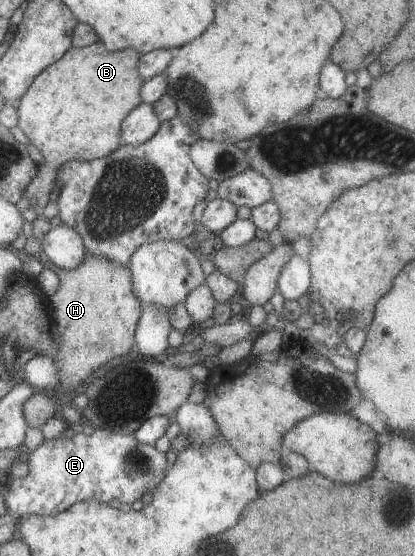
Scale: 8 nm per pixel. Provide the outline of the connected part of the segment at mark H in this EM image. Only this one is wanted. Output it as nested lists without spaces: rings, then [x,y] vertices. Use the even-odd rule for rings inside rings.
[[[85,254],[77,268],[70,271],[58,268],[55,272],[59,286],[57,292],[47,298],[47,304],[56,326],[56,353],[52,361],[57,369],[57,382],[52,389],[36,390],[23,403],[22,413],[28,427],[43,426],[49,418],[57,414],[61,408],[59,404],[67,399],[66,395],[75,390],[79,384],[83,384],[83,380],[90,376],[93,370],[111,360],[113,356],[125,356],[131,348],[134,348],[133,334],[141,314],[141,303],[134,297],[128,267],[113,264],[99,255]]]

